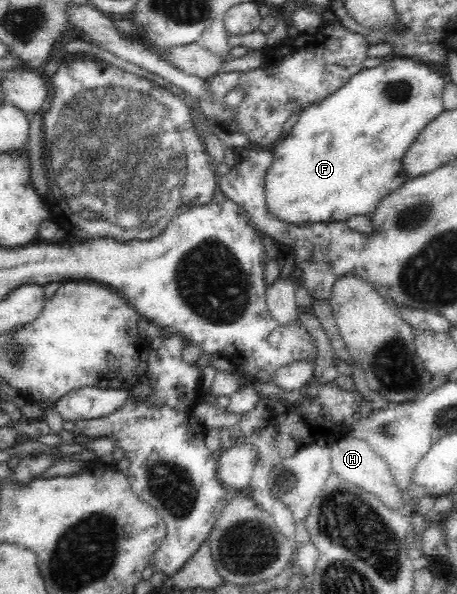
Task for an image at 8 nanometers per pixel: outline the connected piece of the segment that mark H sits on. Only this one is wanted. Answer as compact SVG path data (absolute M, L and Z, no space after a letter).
M349 433L334 438L331 446L331 470L342 481L360 486L366 492L375 494L386 506L404 514L412 514L402 505L402 493L396 487L388 465L380 458L373 448L364 440L352 437Z

